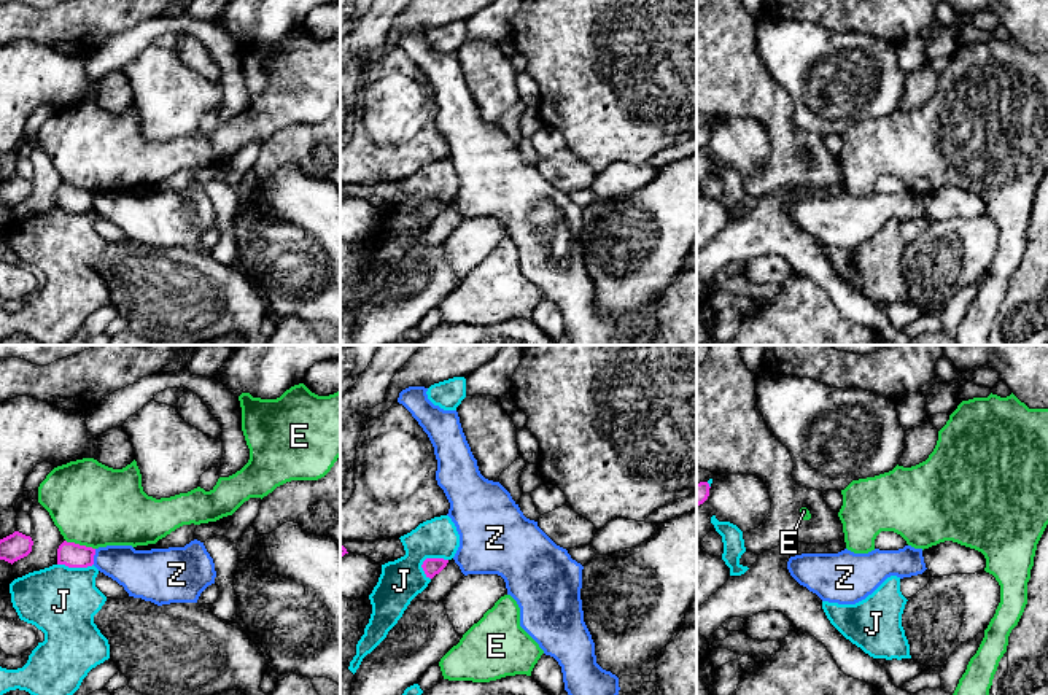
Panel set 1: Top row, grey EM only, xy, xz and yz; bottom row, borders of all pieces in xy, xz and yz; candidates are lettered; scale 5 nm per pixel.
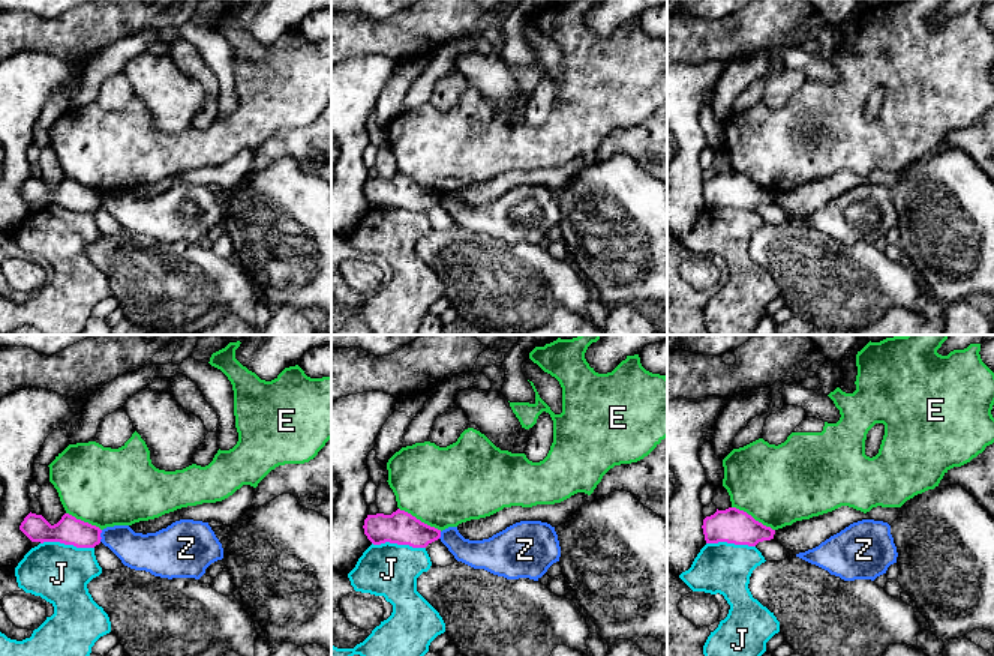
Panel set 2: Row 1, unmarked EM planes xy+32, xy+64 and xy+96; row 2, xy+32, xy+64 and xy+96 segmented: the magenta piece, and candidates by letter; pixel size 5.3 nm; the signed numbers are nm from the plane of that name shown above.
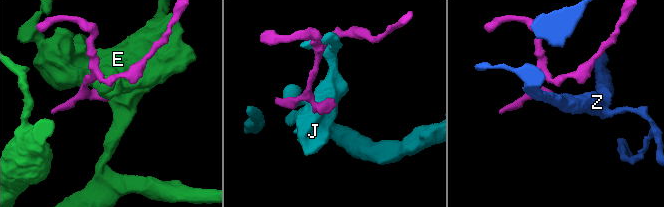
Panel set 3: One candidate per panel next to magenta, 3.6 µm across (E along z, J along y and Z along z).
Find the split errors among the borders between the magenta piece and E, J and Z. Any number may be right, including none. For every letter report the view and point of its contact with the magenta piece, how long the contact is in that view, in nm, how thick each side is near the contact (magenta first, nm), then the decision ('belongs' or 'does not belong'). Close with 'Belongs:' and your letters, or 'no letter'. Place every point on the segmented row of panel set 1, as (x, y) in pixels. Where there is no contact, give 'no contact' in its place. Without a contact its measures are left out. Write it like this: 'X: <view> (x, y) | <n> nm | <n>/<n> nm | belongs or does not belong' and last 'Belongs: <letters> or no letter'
E: xy (78, 544) | 160 nm | 130/420 nm | does not belong
J: xz (428, 559) | 150 nm | 90/220 nm | does not belong
Z: xy (93, 557) | 80 nm | 130/220 nm | does not belong
Belongs: no letter

